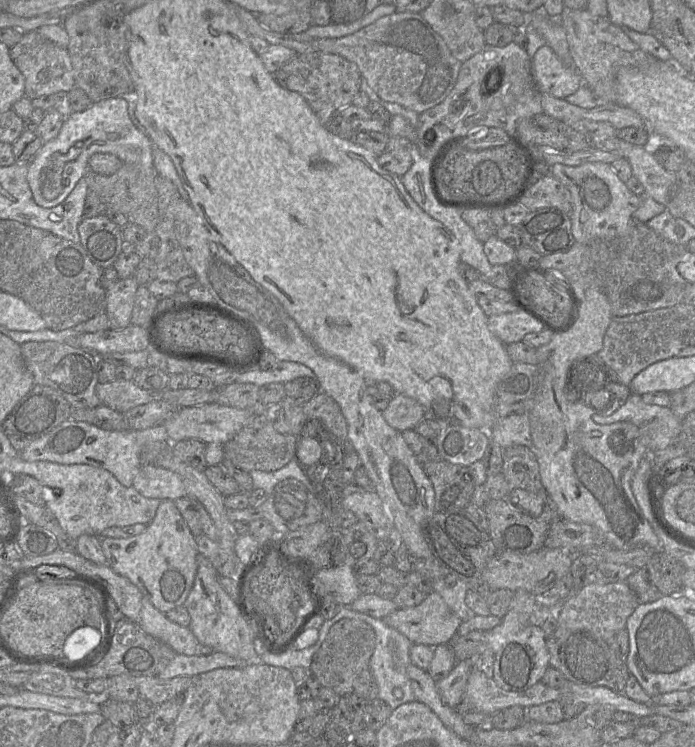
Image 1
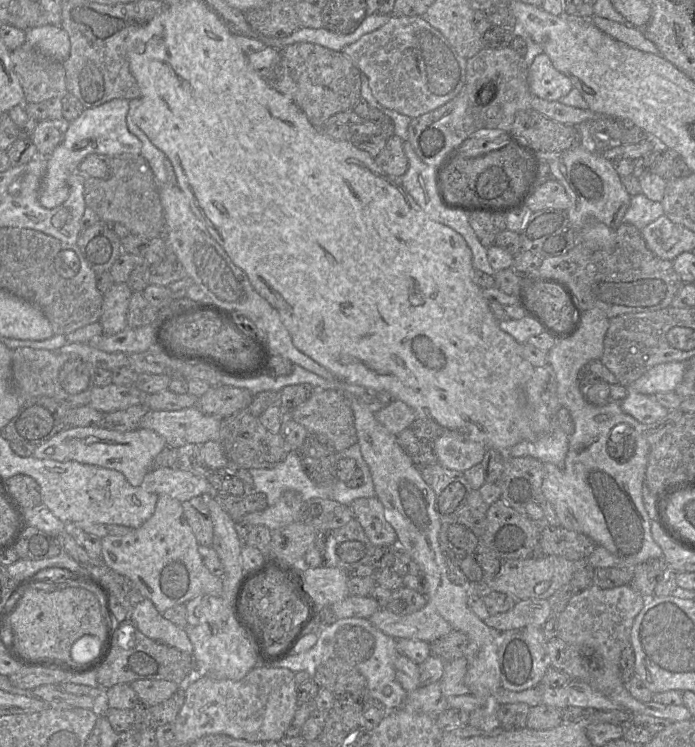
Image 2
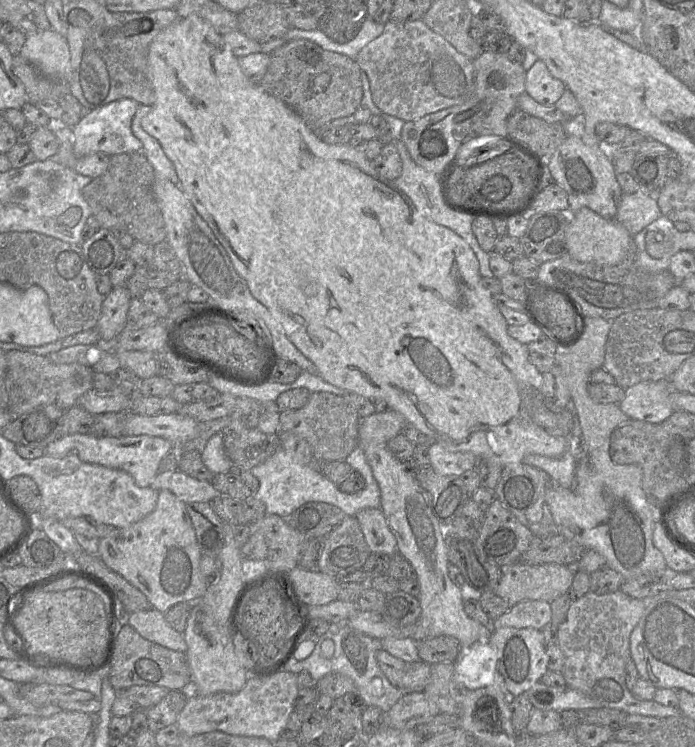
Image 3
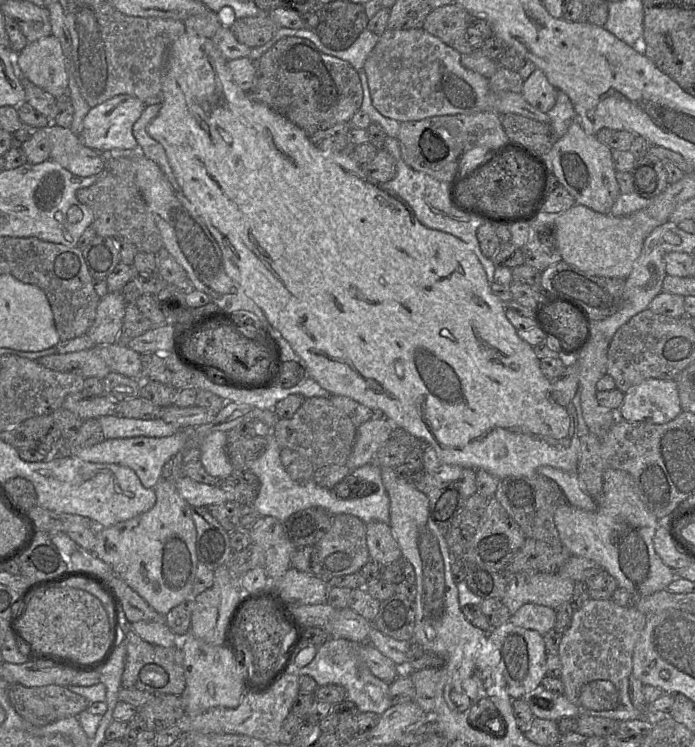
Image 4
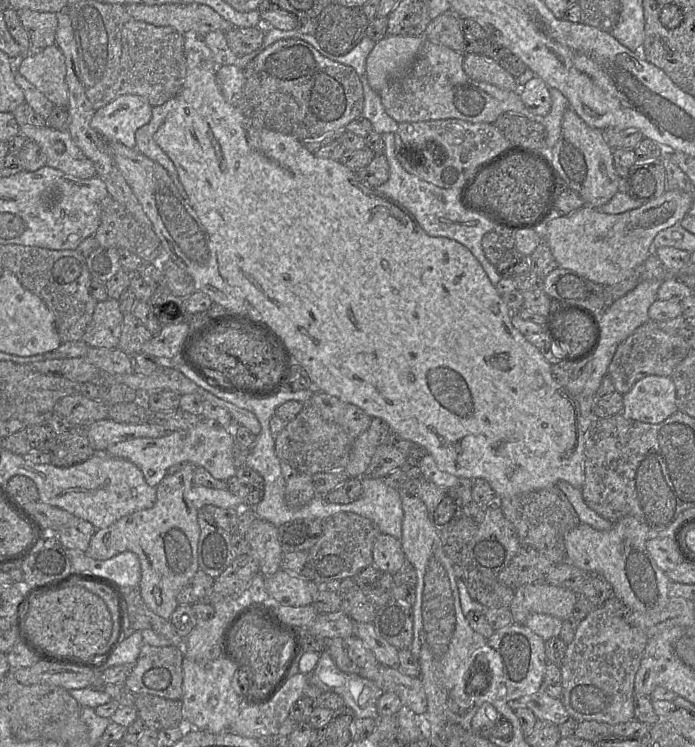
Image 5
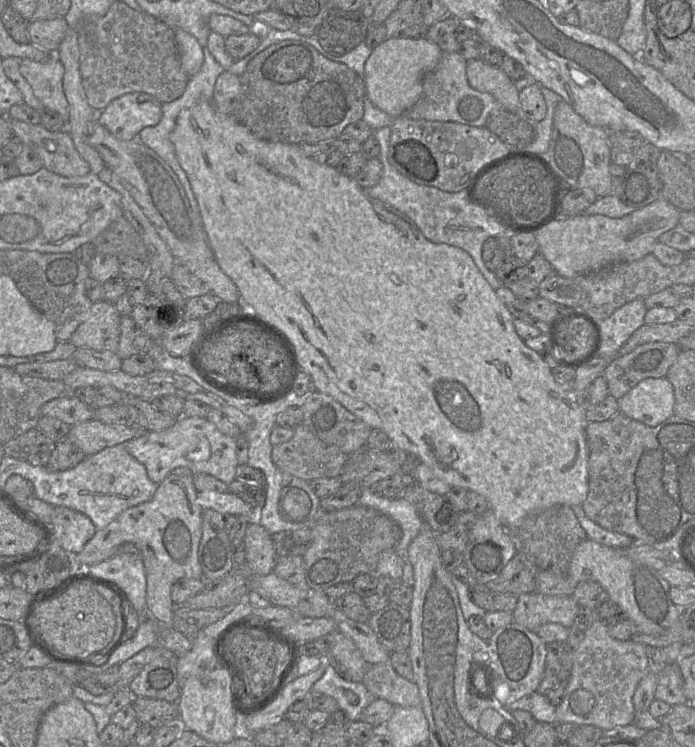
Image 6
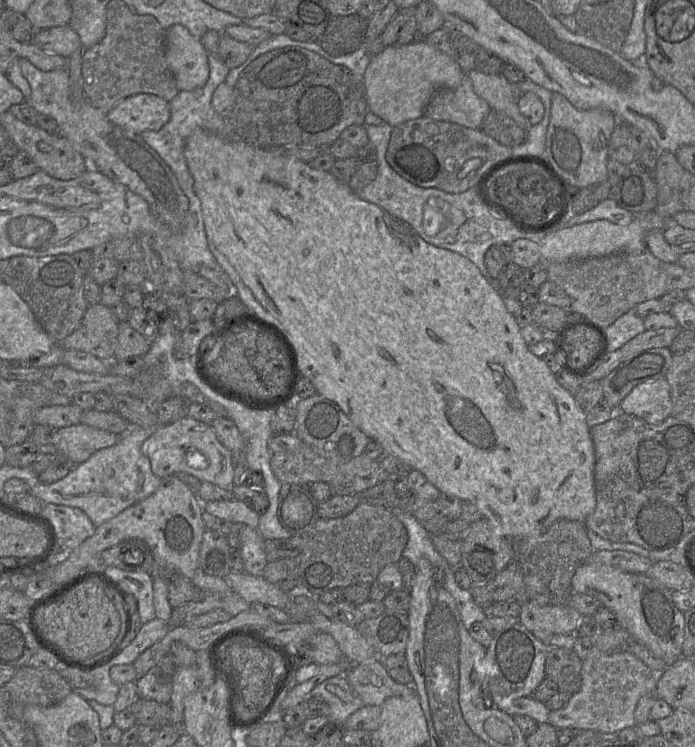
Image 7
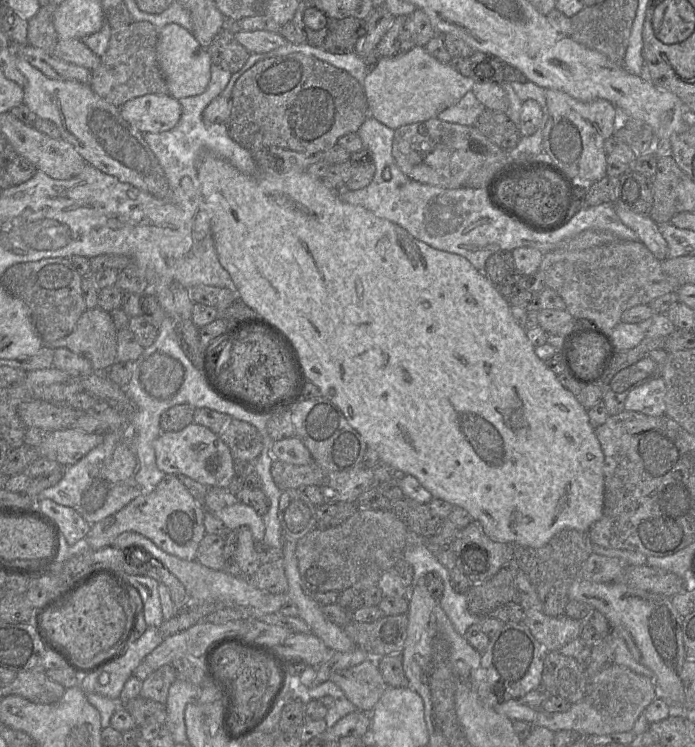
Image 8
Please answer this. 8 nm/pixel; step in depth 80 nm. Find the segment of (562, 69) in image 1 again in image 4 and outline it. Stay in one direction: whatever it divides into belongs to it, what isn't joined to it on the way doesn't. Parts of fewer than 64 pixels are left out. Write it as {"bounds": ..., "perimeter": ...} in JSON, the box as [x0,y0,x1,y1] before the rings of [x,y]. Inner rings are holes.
{"bounds":[521,68,558,113],"perimeter":[[[538,68],[524,80],[521,91],[523,98],[531,106],[544,113],[554,107],[557,93],[558,90],[550,84],[543,71]]]}

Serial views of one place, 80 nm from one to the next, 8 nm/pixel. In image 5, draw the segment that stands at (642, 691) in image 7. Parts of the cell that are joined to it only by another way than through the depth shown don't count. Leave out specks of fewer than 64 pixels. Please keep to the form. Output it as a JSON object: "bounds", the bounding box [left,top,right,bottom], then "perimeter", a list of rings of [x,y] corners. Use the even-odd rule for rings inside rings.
{"bounds":[561,606,647,725],"perimeter":[[[602,606],[578,623],[575,637],[567,645],[561,662],[562,703],[577,722],[597,721],[610,725],[634,719],[634,682],[647,645],[646,632],[613,616]]]}

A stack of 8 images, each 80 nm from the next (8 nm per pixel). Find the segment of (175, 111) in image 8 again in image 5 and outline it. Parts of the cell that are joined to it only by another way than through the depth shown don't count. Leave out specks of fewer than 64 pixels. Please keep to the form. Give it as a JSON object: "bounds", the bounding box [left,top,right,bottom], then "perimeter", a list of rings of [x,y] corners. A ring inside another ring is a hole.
{"bounds":[91,94,152,148],"perimeter":[[[125,94],[95,110],[91,127],[106,141],[116,141],[135,148],[135,133],[149,123],[152,106],[144,97]]]}

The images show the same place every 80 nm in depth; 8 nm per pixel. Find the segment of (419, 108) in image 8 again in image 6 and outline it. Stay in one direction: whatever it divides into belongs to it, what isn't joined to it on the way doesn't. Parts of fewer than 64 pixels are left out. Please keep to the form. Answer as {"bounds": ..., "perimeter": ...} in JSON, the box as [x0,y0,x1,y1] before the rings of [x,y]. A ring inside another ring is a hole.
{"bounds":[365,37,442,118],"perimeter":[[[426,37],[387,39],[373,49],[365,62],[367,98],[393,118],[403,115],[419,100],[423,77],[436,68],[442,53],[441,48]]]}

